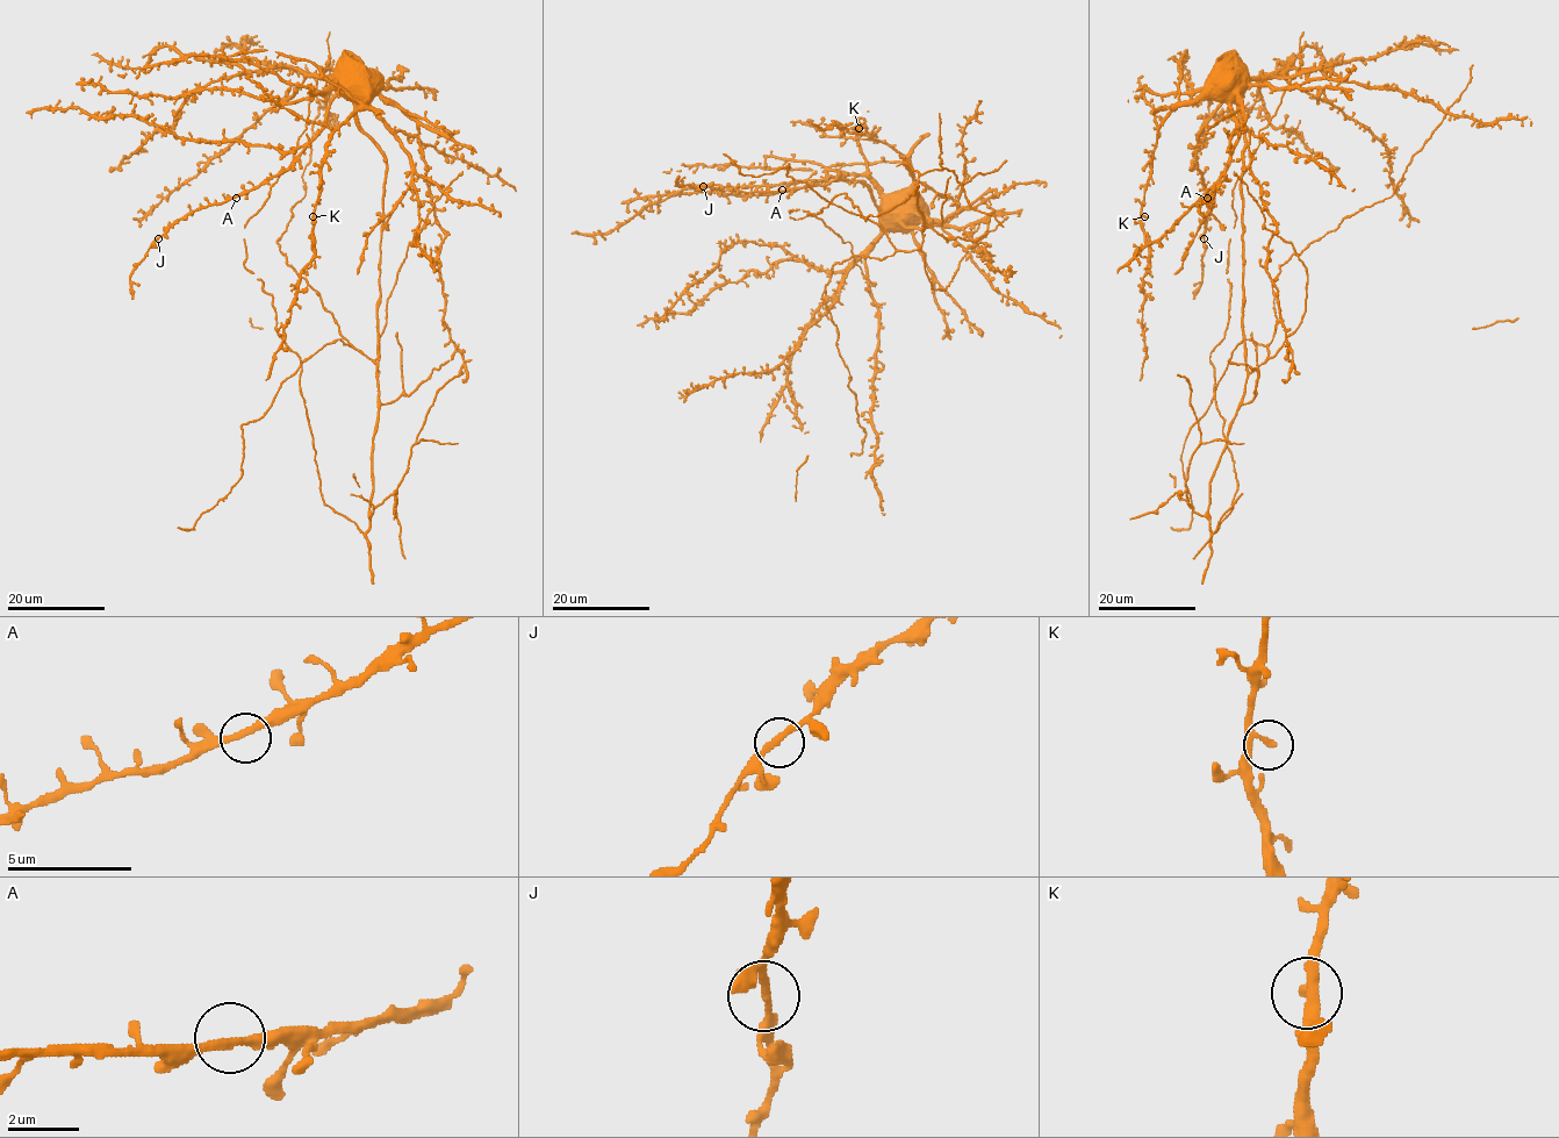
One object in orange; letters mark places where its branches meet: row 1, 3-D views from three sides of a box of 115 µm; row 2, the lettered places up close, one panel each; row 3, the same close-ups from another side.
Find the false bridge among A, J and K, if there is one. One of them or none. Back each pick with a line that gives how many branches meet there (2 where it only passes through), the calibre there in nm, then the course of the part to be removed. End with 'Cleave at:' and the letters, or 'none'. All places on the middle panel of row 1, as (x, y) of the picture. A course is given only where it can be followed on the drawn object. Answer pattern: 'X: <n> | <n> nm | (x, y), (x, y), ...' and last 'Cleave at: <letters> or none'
Cleave at: none

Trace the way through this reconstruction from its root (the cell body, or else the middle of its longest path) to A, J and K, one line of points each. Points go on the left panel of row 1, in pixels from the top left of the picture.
A: (363, 83), (363, 91), (342, 91), (333, 99), (325, 123), (287, 169), (236, 198)
J: (363, 83), (363, 91), (342, 91), (333, 99), (325, 123), (287, 169), (222, 202), (189, 210), (158, 238)
K: (363, 83), (366, 101), (332, 134), (313, 216)

